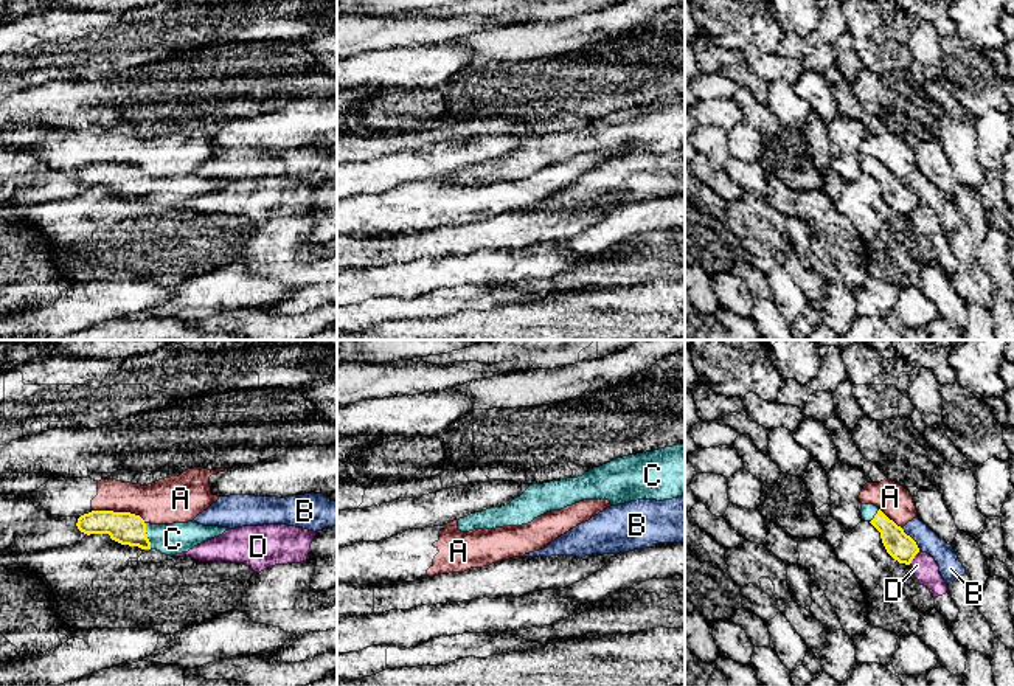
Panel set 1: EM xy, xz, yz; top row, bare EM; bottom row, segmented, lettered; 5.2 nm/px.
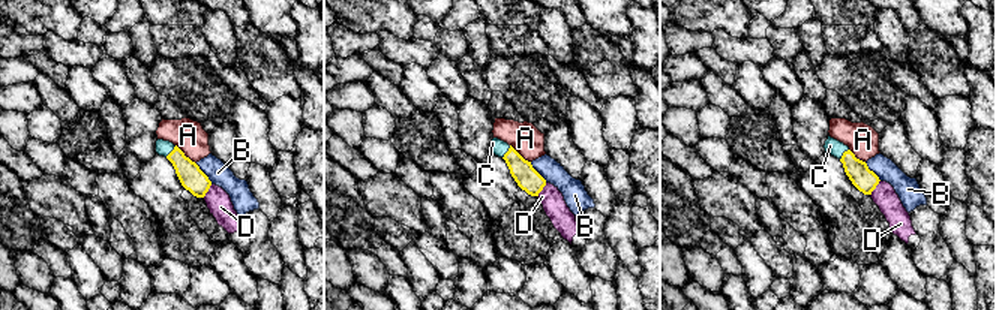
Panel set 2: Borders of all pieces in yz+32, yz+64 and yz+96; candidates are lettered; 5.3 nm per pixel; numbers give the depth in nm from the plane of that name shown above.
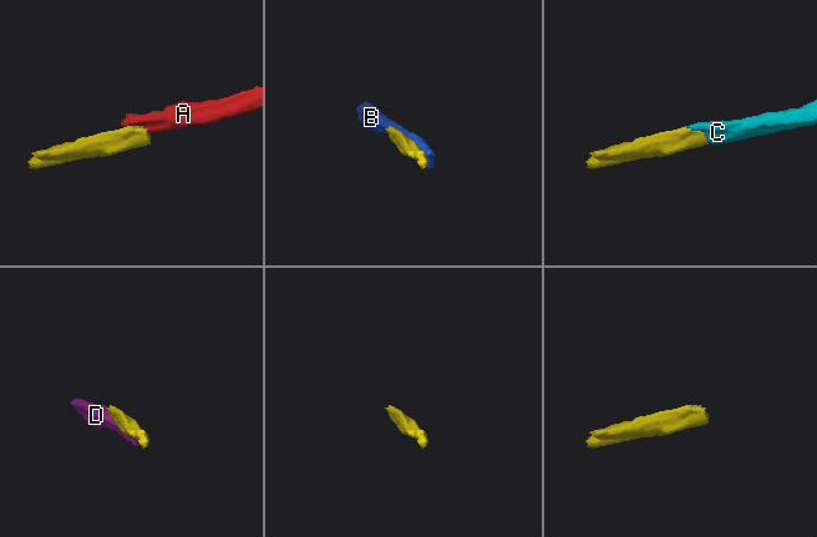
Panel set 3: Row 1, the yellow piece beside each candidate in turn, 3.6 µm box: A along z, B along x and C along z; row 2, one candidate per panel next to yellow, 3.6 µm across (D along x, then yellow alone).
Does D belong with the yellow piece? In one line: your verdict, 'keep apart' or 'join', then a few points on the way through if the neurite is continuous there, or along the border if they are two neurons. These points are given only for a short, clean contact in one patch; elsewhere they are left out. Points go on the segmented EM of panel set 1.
keep apart | along yz (920, 551), (909, 564)

